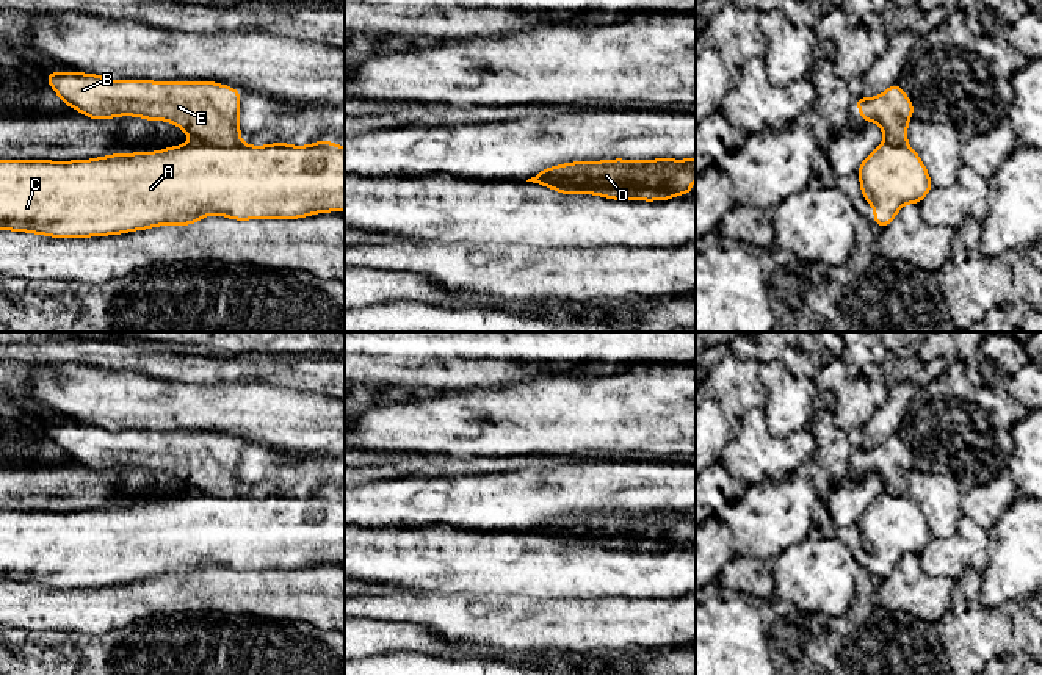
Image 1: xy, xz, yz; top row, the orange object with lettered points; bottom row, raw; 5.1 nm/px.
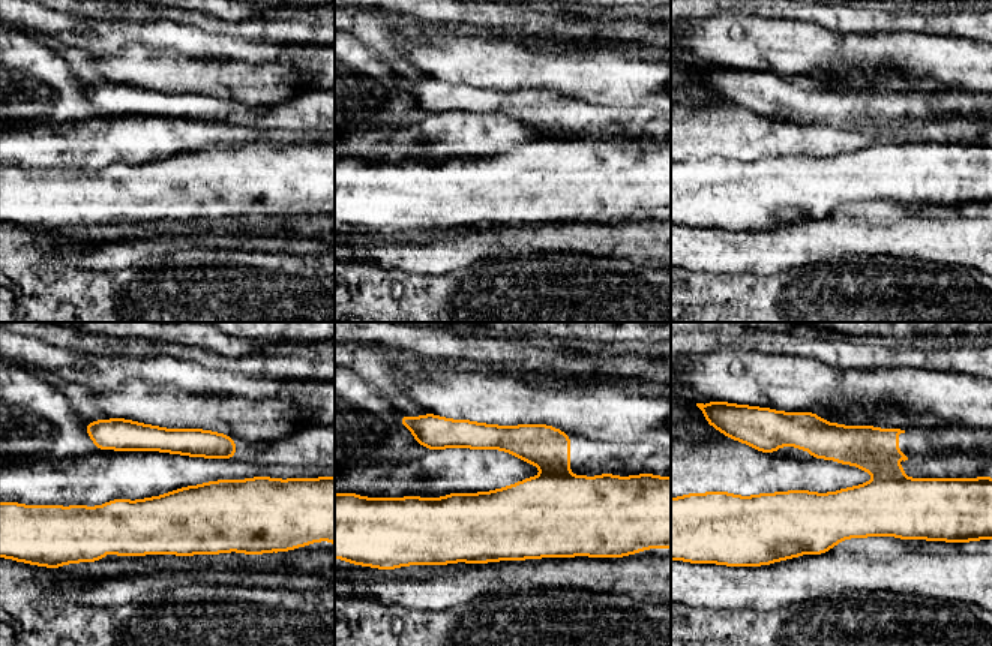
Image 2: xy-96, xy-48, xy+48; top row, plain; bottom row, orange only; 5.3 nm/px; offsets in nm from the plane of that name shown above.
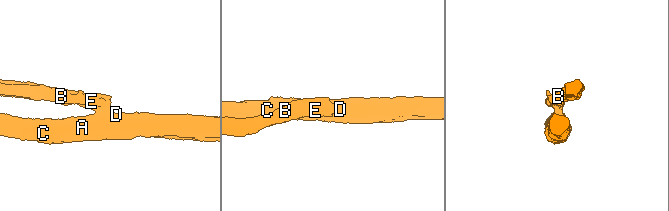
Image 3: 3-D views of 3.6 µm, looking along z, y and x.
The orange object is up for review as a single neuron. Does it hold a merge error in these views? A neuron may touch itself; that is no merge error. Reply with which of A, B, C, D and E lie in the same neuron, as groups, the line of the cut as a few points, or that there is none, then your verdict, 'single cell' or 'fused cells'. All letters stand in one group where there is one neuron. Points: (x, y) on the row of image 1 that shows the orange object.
A C D / B E; cut in xy along (191, 138), (217, 144), (240, 143); fused cells

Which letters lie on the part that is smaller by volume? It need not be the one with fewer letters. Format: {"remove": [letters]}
{"remove": ["B", "E"]}

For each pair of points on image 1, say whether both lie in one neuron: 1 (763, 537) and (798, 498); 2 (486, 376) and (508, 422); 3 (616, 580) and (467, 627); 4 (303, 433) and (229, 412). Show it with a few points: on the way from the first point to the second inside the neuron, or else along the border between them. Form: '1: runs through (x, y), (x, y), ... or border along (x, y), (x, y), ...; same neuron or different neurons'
1: runs through (773, 528), (795, 508); same neuron
2: border along (527, 381), (455, 390); different neurons
3: border along (522, 594), (530, 597), (596, 599); different neurons
4: runs through (284, 418), (262, 412), (248, 412); same neuron

